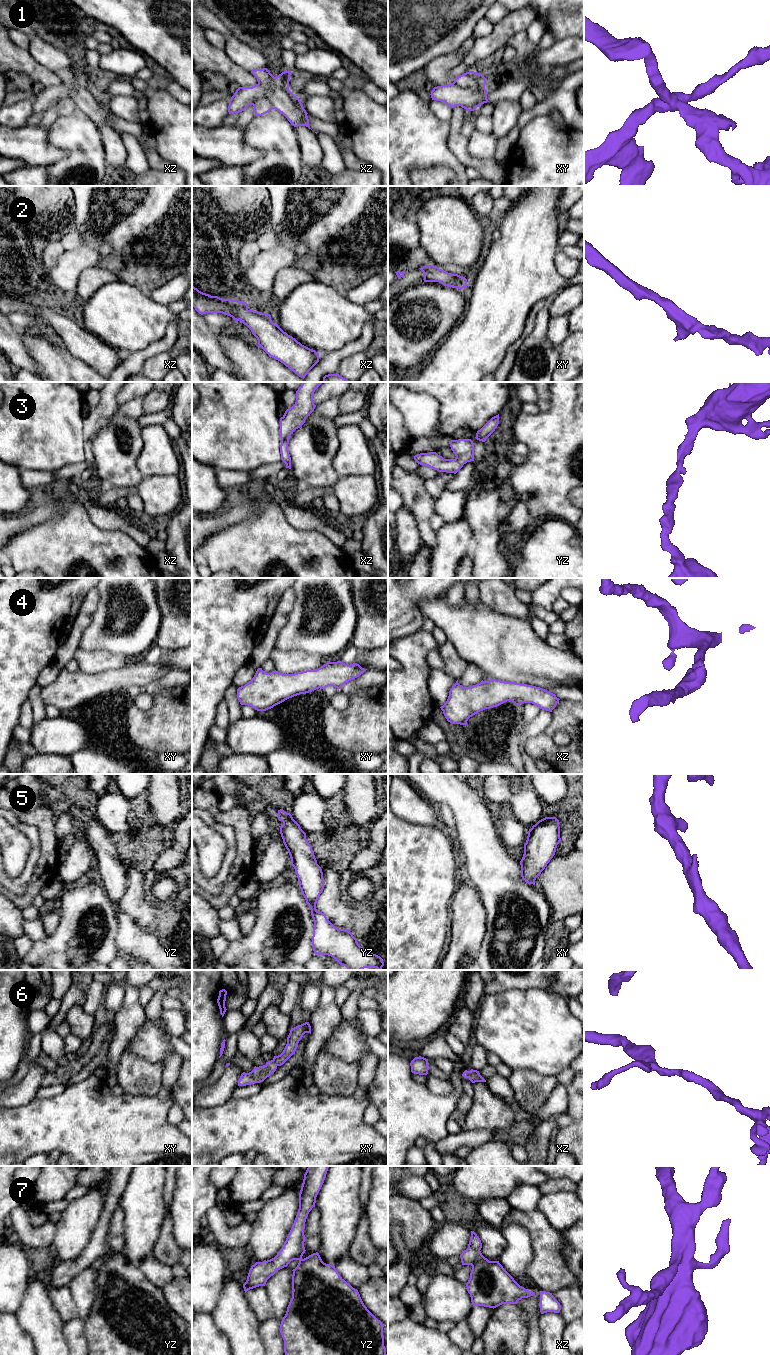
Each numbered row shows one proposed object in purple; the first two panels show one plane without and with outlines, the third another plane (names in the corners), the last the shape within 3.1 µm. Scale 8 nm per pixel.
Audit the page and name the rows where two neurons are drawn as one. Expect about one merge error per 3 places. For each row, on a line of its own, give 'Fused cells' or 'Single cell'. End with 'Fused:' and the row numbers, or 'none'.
1: Single cell
2: Single cell
3: Single cell
4: Single cell
5: Single cell
6: Single cell
7: Single cell
Fused: none

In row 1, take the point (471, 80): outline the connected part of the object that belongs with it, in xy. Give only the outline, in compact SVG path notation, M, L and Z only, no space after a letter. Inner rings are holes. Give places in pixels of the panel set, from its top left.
M469 71L456 77L451 84L434 87L430 95L432 100L444 102L451 108L461 106L474 111L489 102L485 84L486 78L481 73Z

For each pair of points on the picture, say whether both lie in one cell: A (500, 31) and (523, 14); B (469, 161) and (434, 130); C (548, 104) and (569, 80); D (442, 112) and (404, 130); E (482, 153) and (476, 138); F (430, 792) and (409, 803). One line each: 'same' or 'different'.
A: same
B: different
C: same
D: different
E: same
F: different

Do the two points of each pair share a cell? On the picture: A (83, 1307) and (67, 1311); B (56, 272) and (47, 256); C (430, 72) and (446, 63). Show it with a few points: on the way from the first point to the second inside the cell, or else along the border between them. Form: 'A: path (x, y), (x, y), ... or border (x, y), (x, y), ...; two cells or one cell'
A: border (68, 1287), (77, 1309), (78, 1318); two cells
B: border (65, 250), (46, 271); two cells
C: path (434, 72), (442, 66); one cell

